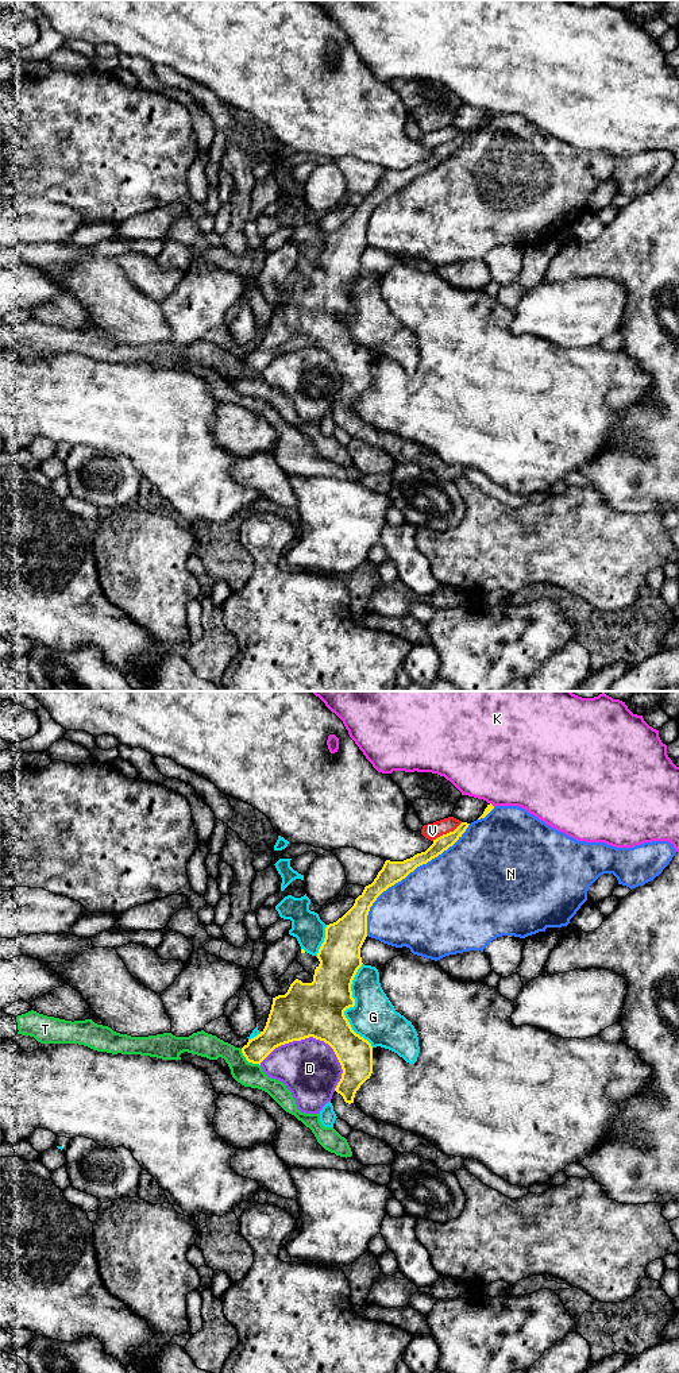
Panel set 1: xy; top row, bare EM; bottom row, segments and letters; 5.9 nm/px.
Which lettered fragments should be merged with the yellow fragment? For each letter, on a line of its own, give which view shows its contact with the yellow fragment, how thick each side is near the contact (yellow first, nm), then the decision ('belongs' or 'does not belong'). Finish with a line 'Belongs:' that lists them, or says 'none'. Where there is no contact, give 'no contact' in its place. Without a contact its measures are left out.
D: meets yellow in xy; 320 nm thick on the yellow side, 360 nm on the other; does not belong
G: meets yellow in xy; 320 nm thick on the yellow side, 260 nm on the other; does not belong
K: meets yellow in xy; 40 nm thick on the yellow side, 480 nm on the other; does not belong
N: meets yellow in xy; 140 nm thick on the yellow side, 500 nm on the other; does not belong
T: meets yellow in xy; 160 nm thick on the yellow side, 140 nm on the other; does not belong
V: meets yellow in xy; 90 nm thick on the yellow side, 100 nm on the other; does not belong
Belongs: none

